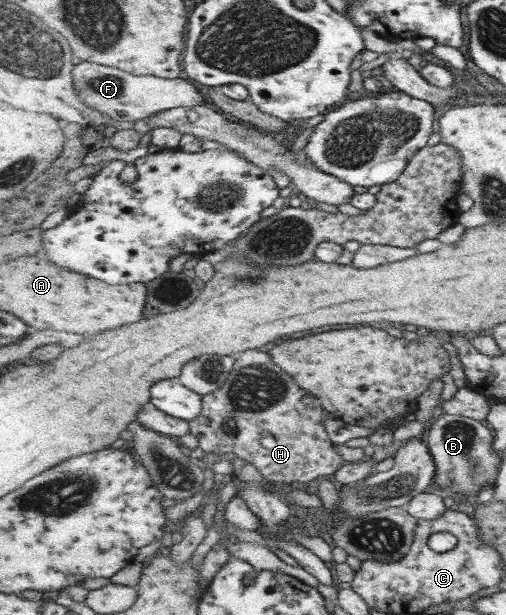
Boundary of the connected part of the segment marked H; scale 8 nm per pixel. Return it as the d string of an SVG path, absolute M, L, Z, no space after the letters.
M247 350L237 356L227 382L219 390L204 396L202 414L190 421L190 434L199 438L200 448L206 453L232 452L237 458L257 466L267 480L297 484L319 476L331 478L347 462L339 454L341 450L333 447L336 442L325 426L325 421L333 418L332 414L322 405L305 405L303 398L307 394L309 392L299 388L287 372L273 364L267 352Z

